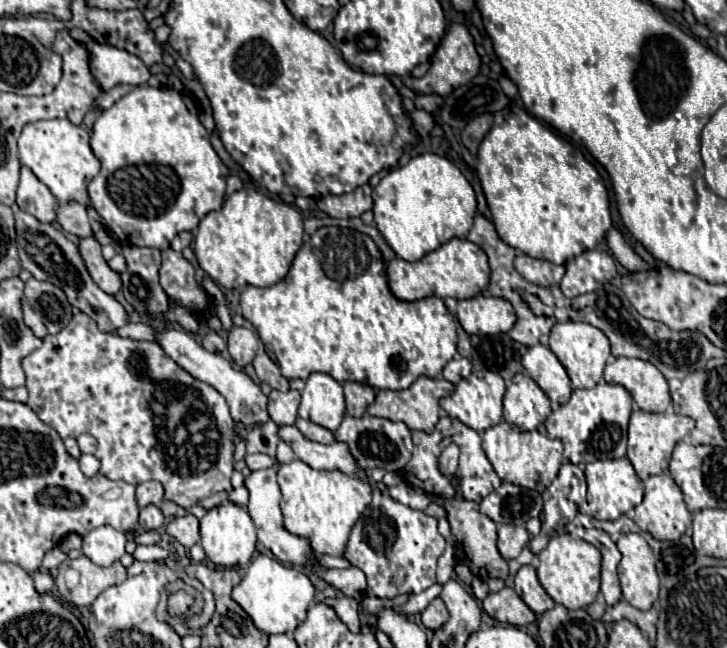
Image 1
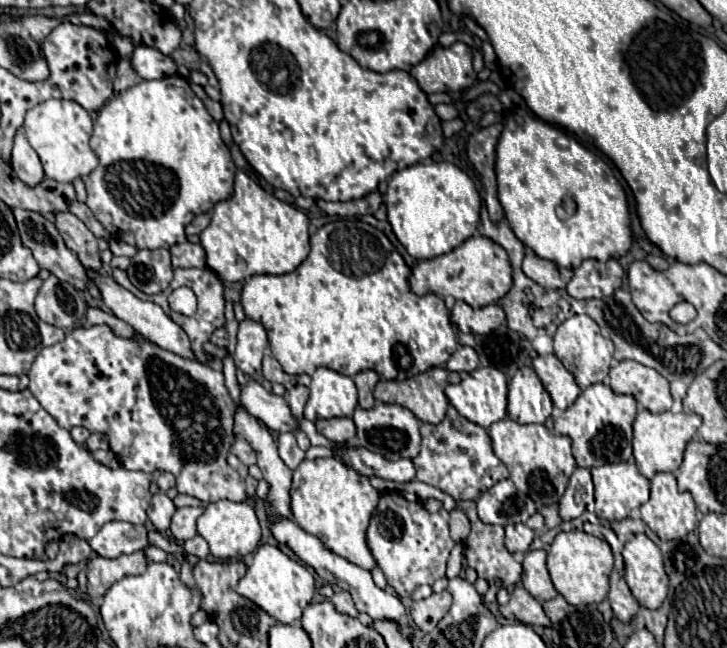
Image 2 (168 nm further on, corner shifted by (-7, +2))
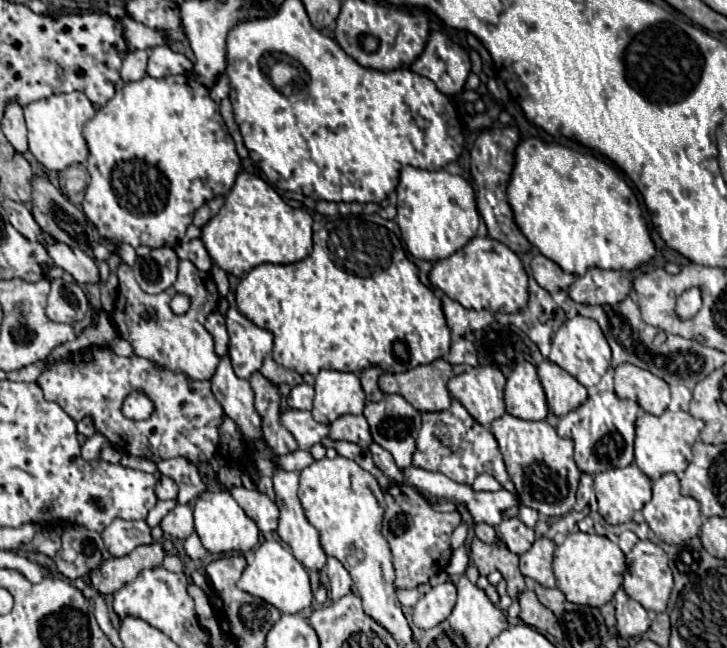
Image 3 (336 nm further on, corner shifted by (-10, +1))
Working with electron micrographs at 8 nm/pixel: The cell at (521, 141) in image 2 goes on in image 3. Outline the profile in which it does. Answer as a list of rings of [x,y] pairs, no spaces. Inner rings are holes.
[[[524,138],[516,148],[516,166],[508,186],[508,200],[518,228],[532,242],[532,246],[570,274],[584,276],[586,270],[594,266],[630,272],[648,264],[656,254],[656,246],[642,216],[638,198],[618,176],[618,172],[596,156],[592,158],[560,144],[546,144],[538,138]]]

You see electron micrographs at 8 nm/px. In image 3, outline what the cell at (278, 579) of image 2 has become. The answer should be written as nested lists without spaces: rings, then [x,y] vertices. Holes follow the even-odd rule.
[[[266,540],[254,550],[254,562],[246,566],[242,572],[242,578],[238,580],[240,590],[258,596],[272,606],[276,606],[282,614],[298,614],[306,608],[310,608],[312,602],[312,590],[310,590],[310,580],[308,572],[304,566],[276,540]]]

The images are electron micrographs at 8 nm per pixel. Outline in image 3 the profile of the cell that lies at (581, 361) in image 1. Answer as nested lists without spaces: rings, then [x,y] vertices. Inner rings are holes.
[[[578,314],[576,318],[566,320],[556,330],[556,334],[552,338],[552,352],[548,354],[548,360],[558,364],[560,368],[564,368],[568,374],[572,374],[582,386],[590,388],[600,382],[600,378],[604,376],[604,372],[610,366],[610,346],[606,342],[598,322]]]

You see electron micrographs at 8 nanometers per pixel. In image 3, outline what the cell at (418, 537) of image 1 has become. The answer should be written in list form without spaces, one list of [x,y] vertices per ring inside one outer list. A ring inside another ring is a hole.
[[[394,484],[386,488],[386,512],[382,522],[382,534],[386,536],[392,562],[396,570],[396,588],[416,588],[418,584],[426,584],[434,574],[442,572],[448,566],[452,556],[450,534],[460,524],[460,514],[442,514],[436,512],[430,502],[404,484]]]

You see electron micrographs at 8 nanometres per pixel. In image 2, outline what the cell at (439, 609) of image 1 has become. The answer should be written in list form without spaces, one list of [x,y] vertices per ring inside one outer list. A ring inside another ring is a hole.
[[[447,591],[433,593],[427,599],[413,601],[411,619],[413,619],[417,629],[433,631],[437,627],[437,623],[441,621],[441,617],[445,617],[449,607],[451,607],[451,595]]]

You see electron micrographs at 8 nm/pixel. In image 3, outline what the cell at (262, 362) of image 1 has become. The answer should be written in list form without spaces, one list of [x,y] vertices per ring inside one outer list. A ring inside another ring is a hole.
[[[270,356],[264,358],[264,364],[262,364],[260,372],[262,372],[268,380],[272,380],[274,384],[284,384],[284,382],[286,382],[286,384],[290,384],[290,386],[298,386],[298,384],[303,382],[303,377],[300,376],[298,372],[292,372],[292,370],[288,370],[288,368],[276,364]]]

